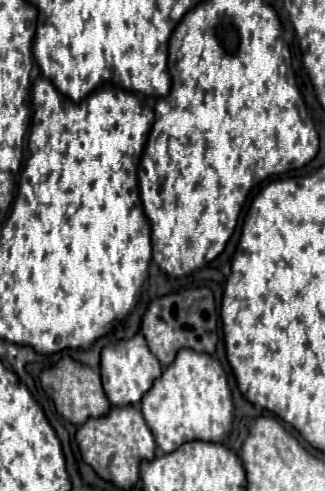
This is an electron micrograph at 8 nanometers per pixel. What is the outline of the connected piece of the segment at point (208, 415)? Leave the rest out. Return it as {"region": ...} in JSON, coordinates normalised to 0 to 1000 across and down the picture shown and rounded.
{"region":[[[551,711],[532,743],[514,743],[495,768],[477,772],[471,788],[440,804],[434,841],[477,886],[483,906],[508,923],[526,923],[557,902],[594,894],[680,898],[680,890],[711,878],[717,841],[711,796],[680,739],[655,723]]]}

